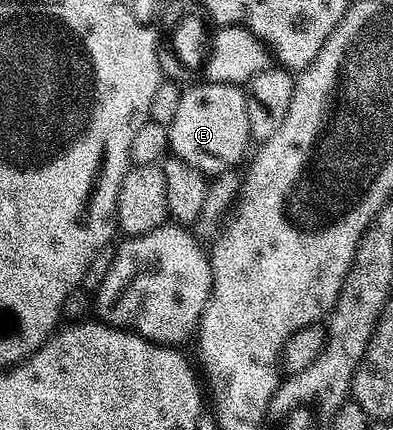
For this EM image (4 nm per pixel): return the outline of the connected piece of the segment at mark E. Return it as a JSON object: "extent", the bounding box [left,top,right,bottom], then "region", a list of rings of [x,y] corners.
{"extent":[168,80,252,175],"region":[[[203,80],[201,84],[182,90],[180,107],[168,126],[170,153],[184,159],[184,163],[192,163],[192,167],[196,167],[196,171],[201,173],[207,175],[228,173],[238,167],[234,165],[243,164],[252,145],[246,95],[237,85],[212,83],[207,80]]]}

